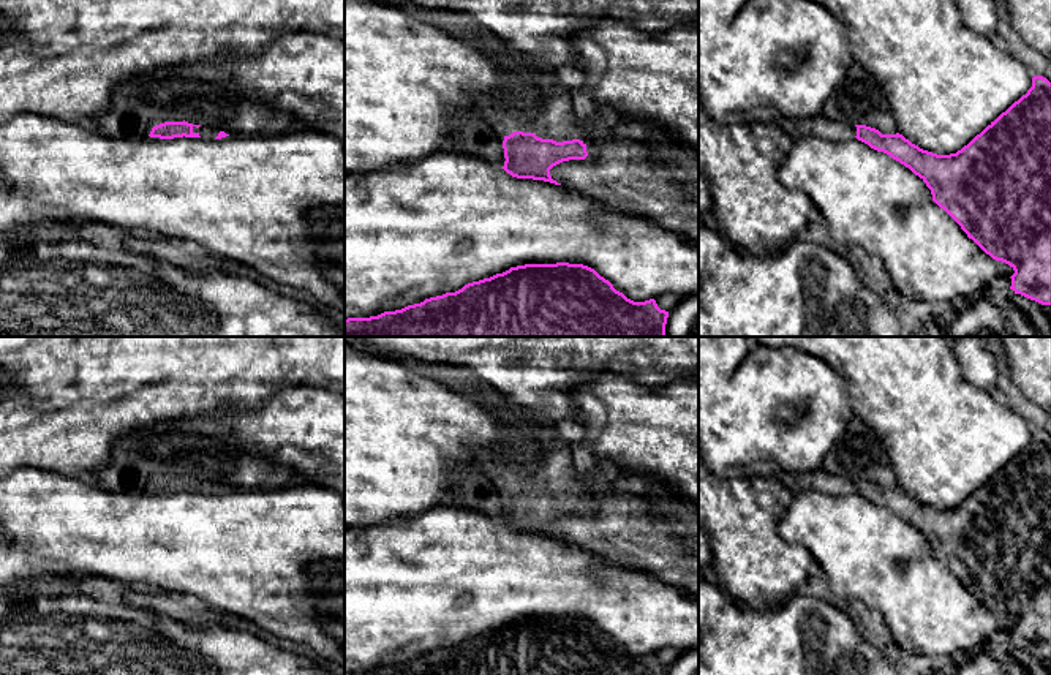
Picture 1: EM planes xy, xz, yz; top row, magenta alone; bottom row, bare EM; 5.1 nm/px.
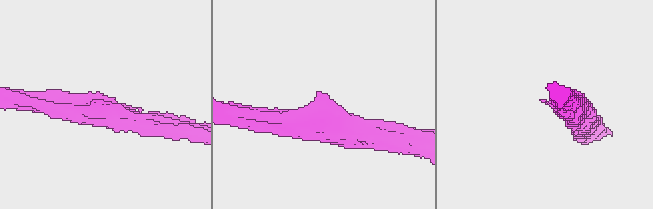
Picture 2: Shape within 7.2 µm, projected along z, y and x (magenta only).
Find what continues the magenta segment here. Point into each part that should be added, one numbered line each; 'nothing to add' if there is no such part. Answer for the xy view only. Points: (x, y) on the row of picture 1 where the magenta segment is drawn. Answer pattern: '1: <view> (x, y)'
1: xy (204, 131)

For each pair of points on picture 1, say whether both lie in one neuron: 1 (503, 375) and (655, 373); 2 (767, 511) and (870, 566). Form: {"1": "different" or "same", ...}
{"1": "same", "2": "different"}

